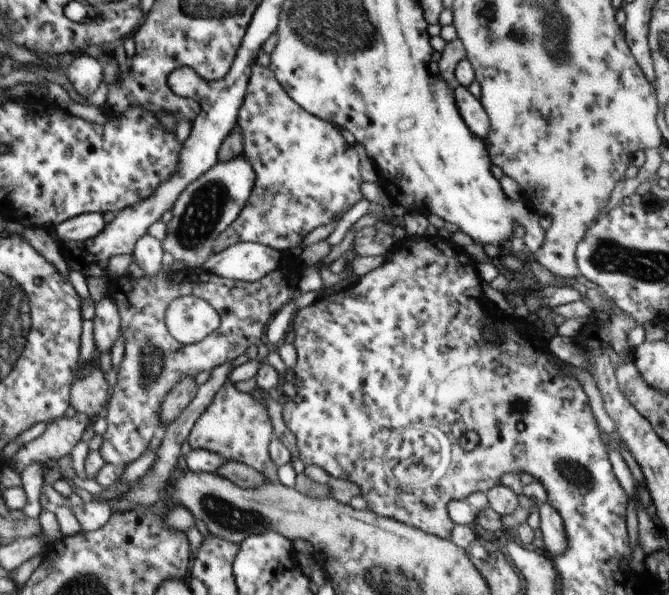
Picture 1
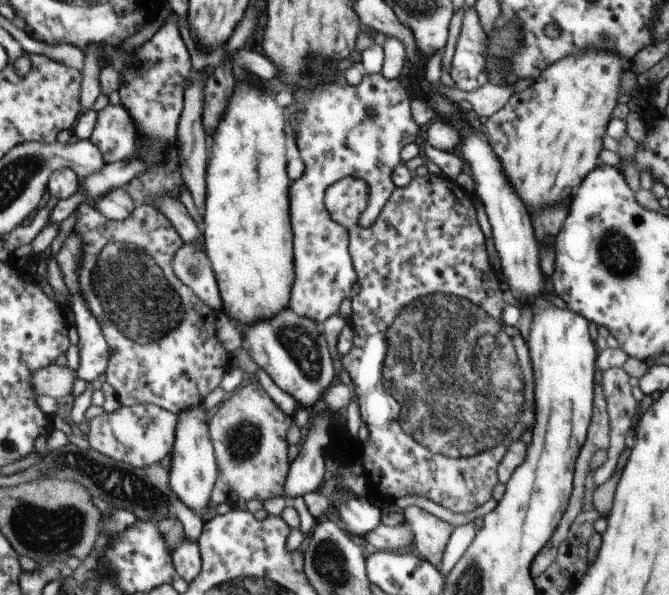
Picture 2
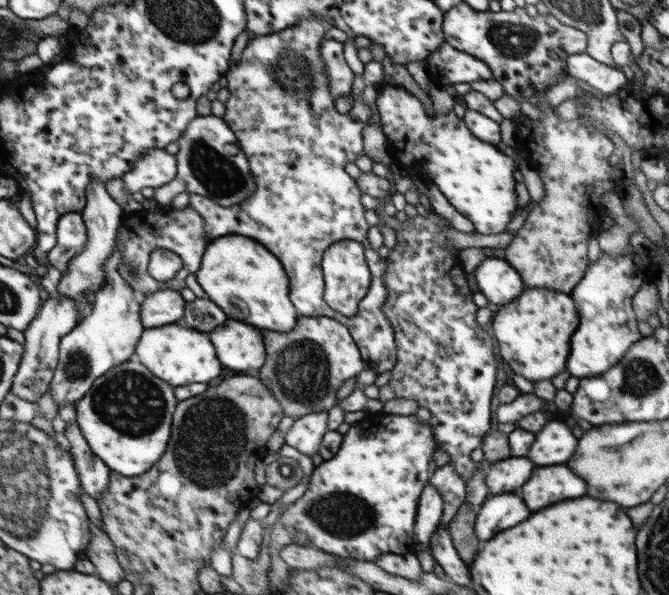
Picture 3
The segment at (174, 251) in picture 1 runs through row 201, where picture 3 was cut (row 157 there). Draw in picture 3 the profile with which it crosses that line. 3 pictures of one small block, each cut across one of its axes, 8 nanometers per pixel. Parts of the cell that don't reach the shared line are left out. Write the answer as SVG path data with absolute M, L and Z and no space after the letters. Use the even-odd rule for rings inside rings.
M197 116L188 124L186 131L178 140L177 176L167 185L156 188L153 200L160 205L170 206L173 198L181 192L194 193L205 201L224 208L240 204L252 196L256 181L251 174L248 158L240 147L240 142L224 120L217 116Z

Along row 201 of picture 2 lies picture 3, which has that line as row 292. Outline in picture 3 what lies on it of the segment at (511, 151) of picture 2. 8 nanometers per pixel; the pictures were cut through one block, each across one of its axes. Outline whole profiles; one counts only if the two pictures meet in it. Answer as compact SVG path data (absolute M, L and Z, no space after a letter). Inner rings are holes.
M526 288L520 298L500 306L488 329L498 343L499 353L513 372L528 380L546 380L564 372L570 352L570 338L576 332L580 317L574 299L562 291L548 288Z

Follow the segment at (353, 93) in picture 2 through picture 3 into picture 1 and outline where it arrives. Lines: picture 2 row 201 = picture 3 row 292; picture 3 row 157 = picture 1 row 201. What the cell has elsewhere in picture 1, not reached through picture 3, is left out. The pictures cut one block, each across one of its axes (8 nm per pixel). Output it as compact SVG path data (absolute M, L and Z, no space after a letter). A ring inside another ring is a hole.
M256 63L252 68L247 92L238 112L237 126L243 140L242 156L255 173L254 187L238 218L218 236L214 253L243 241L261 243L284 253L304 240L313 228L340 221L363 199L363 179L355 146L346 142L341 130L334 124L305 112L291 100L268 67Z

